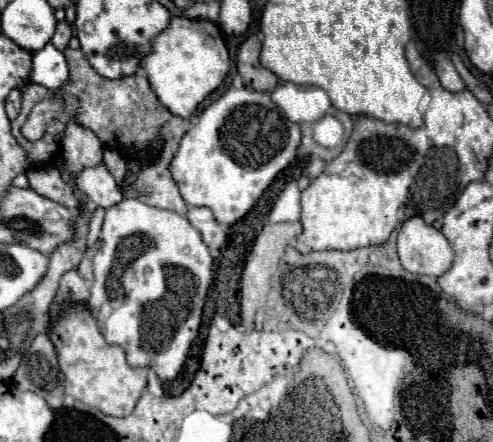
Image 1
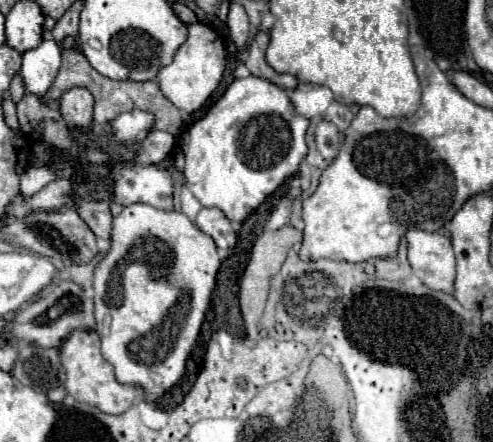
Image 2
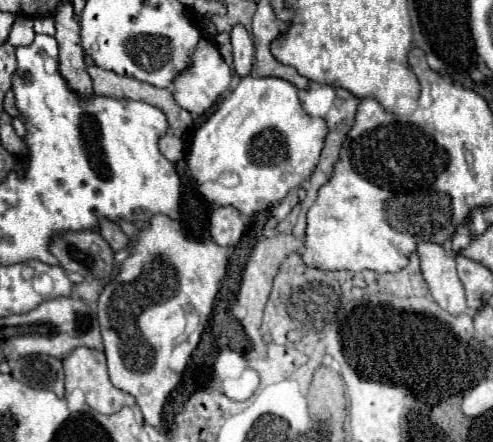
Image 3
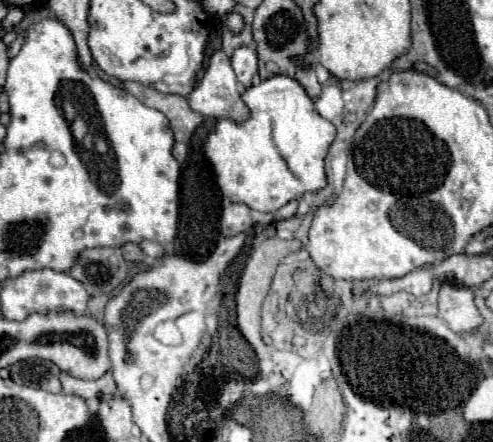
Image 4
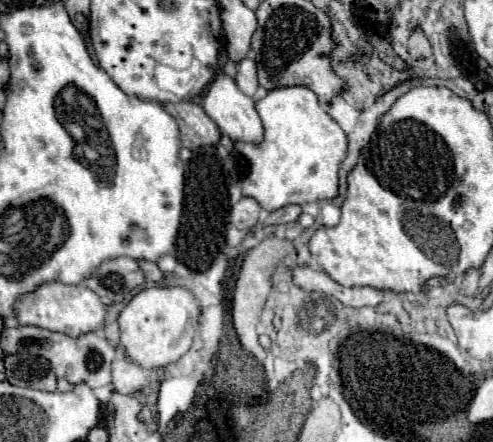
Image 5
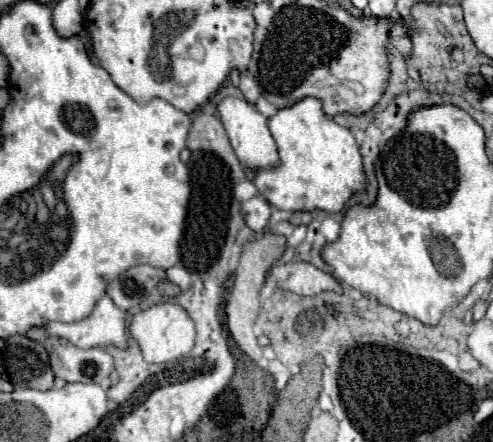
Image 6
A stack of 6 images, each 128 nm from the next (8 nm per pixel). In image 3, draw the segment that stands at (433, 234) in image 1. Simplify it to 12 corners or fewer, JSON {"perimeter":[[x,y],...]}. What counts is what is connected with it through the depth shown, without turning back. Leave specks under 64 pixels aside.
{"perimeter":[[420,242],[416,254],[432,298],[450,314],[466,312],[454,256]]}

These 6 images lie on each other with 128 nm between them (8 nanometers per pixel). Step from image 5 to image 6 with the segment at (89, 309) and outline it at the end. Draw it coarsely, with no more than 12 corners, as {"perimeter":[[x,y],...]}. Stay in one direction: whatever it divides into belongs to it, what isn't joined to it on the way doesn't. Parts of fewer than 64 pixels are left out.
{"perimeter":[[102,296],[78,322],[52,322],[50,336],[80,348],[126,346],[126,314]]}

